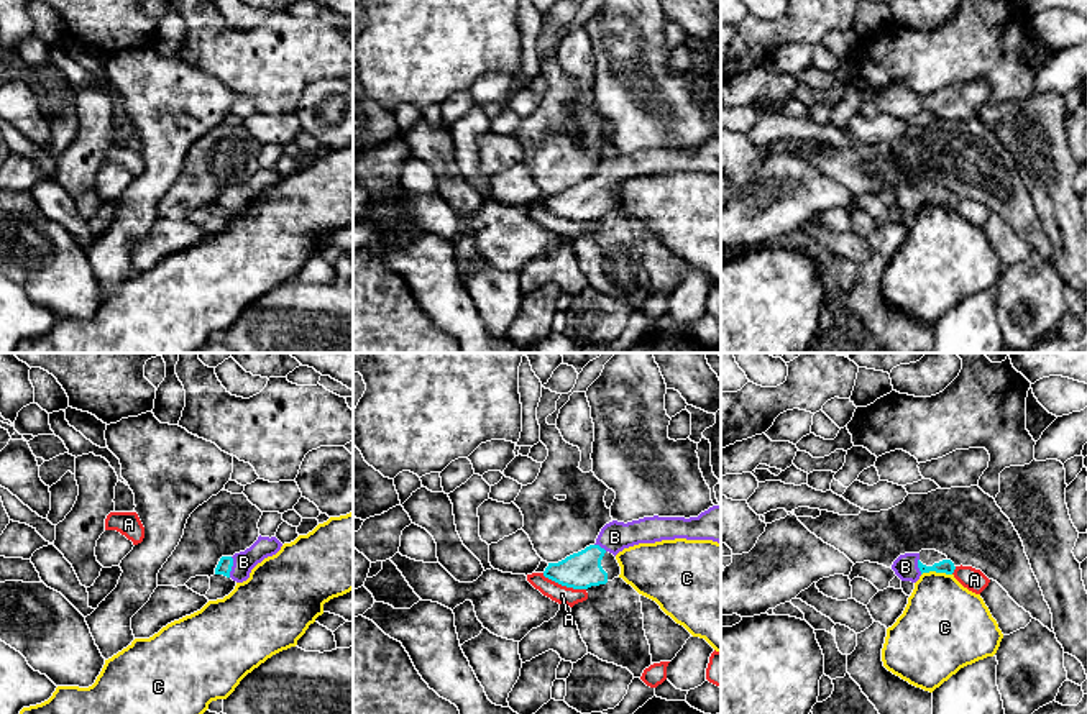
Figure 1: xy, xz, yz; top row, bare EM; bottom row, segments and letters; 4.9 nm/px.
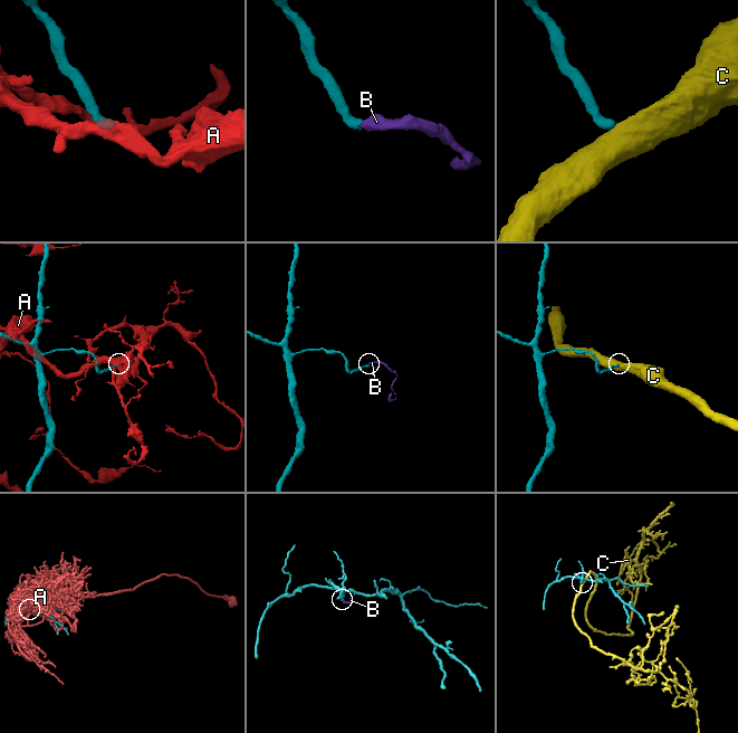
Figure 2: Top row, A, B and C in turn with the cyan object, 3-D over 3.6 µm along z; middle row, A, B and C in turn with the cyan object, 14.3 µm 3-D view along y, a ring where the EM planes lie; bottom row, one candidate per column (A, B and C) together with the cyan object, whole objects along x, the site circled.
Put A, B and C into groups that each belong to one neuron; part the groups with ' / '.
A / B / C

